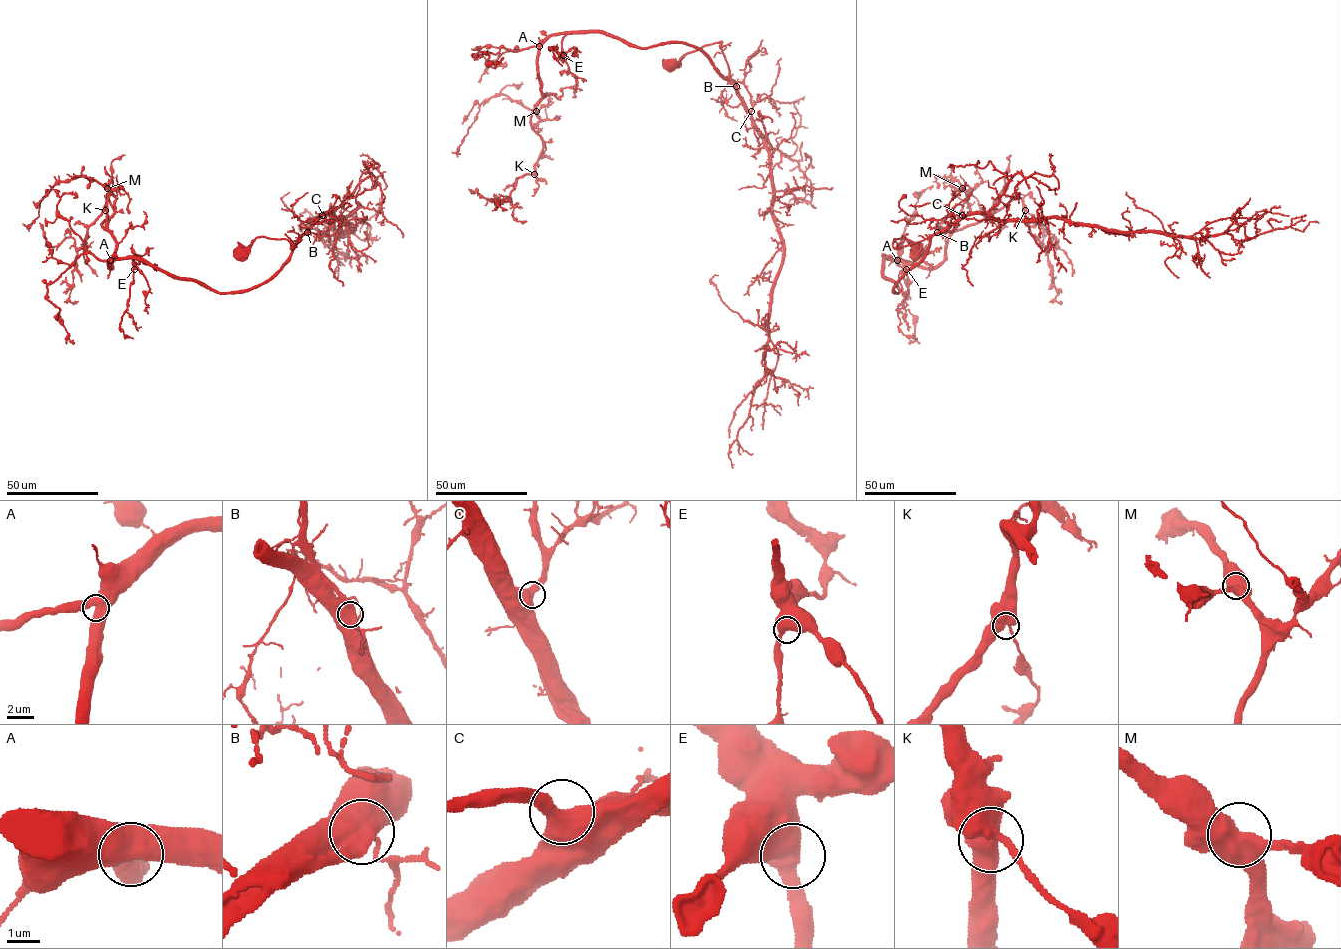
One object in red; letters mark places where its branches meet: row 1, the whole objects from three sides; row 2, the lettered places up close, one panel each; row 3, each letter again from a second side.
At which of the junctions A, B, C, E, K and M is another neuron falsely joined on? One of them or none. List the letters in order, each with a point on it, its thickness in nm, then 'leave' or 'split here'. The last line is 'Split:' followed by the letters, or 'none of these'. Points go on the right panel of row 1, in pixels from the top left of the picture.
A: at (897, 260); 650 nm thick; leave
B: at (937, 232); 650 nm thick; leave
C: at (962, 215); 600 nm thick; leave
E: at (906, 269); 600 nm thick; leave
K: at (1025, 210); 600 nm thick; leave
M: at (962, 188); 700 nm thick; leave
Split: none of these

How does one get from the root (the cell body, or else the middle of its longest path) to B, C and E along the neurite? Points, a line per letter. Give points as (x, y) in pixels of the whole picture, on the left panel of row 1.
B: (239, 251), (262, 236), (286, 239), (292, 248), (307, 233)
C: (239, 251), (262, 236), (286, 239), (292, 248), (322, 215)
E: (239, 251), (257, 237), (292, 248), (301, 237), (272, 277), (245, 290), (216, 292), (135, 256), (134, 269)

